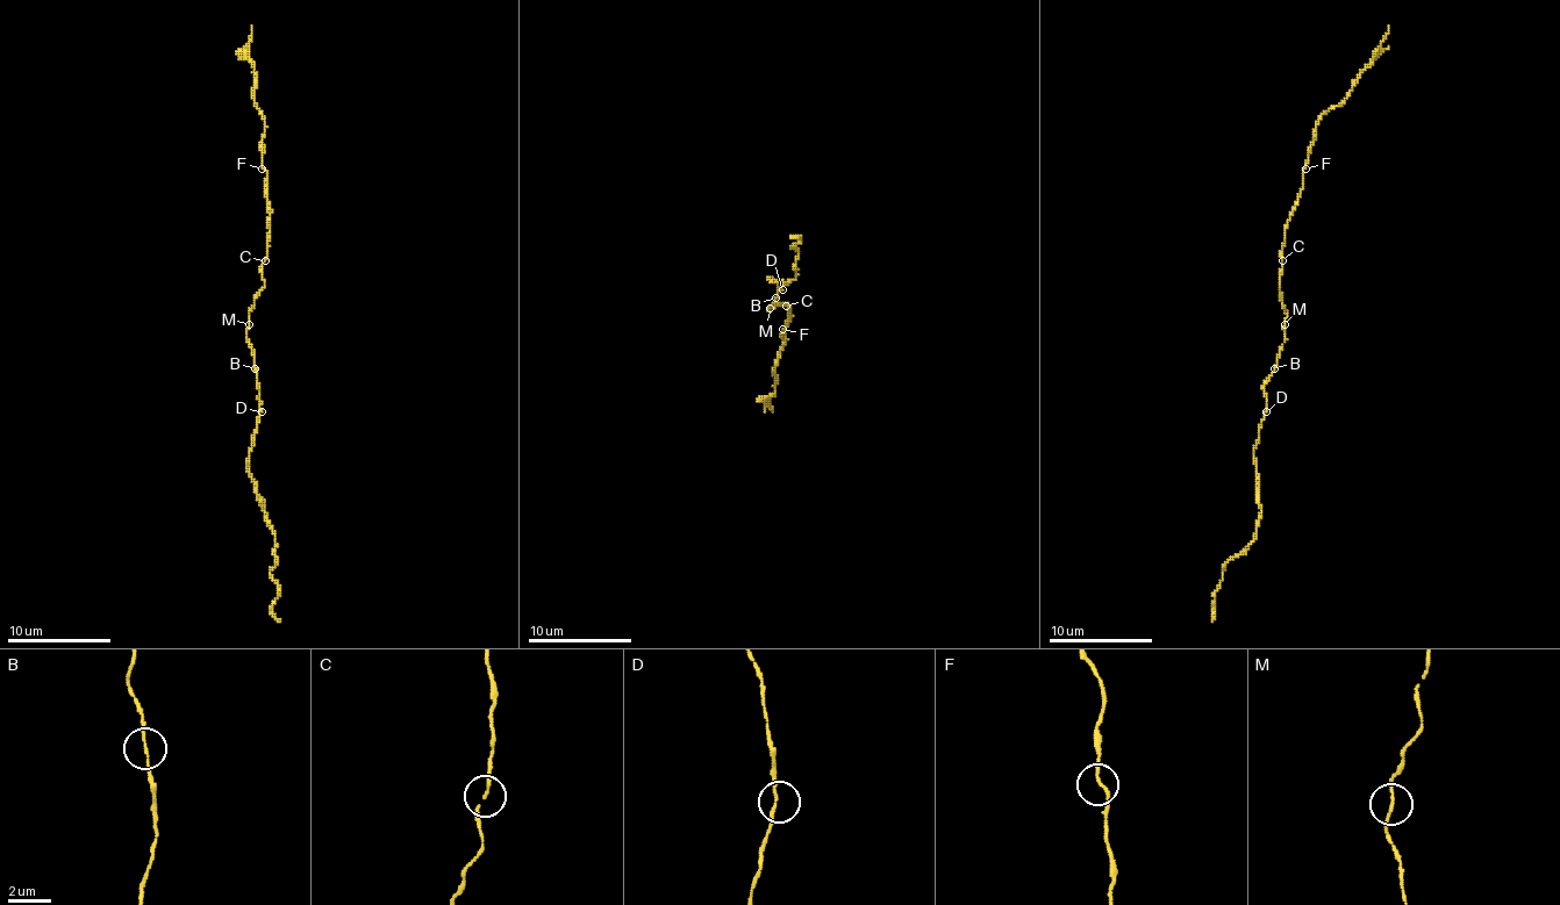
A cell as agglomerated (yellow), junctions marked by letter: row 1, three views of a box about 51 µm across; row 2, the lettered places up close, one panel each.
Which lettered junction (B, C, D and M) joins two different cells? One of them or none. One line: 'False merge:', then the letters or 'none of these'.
False merge: none of these

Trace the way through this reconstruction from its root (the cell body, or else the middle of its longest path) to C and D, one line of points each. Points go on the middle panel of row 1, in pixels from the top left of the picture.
C: (770, 308), (780, 303), (786, 306)
D: (770, 308), (778, 289), (782, 289)

